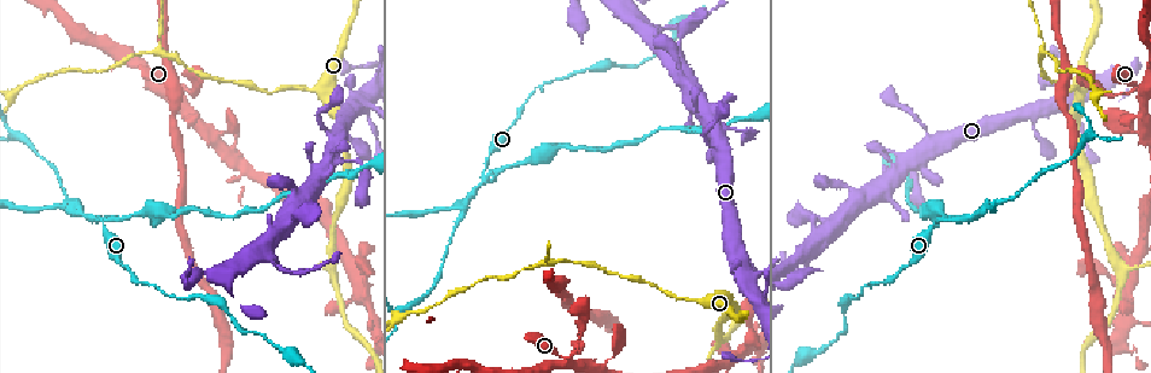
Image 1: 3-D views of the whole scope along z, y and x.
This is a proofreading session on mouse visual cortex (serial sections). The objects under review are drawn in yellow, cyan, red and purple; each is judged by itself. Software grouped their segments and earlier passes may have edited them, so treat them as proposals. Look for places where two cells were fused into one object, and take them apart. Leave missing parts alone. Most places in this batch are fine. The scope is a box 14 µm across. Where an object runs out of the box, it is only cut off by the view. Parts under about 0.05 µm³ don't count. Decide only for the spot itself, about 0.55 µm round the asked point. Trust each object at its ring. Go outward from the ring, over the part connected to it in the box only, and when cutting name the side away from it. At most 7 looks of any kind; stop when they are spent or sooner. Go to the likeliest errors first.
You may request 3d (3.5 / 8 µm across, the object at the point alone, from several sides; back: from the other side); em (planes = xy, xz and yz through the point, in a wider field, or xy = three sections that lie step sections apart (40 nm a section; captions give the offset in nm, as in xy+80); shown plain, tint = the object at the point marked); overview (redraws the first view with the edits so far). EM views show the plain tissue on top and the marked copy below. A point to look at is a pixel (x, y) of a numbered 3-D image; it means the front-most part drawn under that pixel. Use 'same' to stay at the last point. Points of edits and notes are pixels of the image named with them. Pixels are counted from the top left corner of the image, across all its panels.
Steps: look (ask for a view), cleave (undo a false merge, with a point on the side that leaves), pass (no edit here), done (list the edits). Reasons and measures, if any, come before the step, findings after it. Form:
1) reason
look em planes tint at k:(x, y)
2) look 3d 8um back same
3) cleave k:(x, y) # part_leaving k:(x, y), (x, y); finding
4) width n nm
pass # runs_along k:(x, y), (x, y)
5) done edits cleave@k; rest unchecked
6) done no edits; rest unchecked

thin arm on a thick one
look 3d 8um at 1:(185, 90)

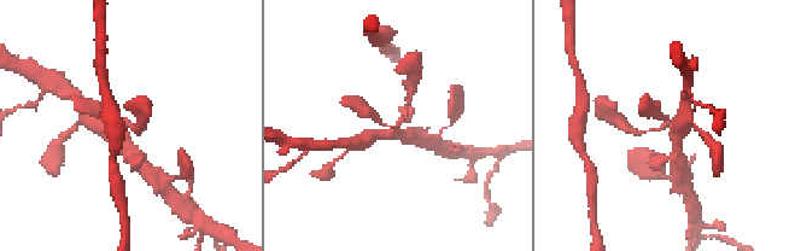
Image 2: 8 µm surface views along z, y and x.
look em xy step 3 tint at 2:(394, 129)

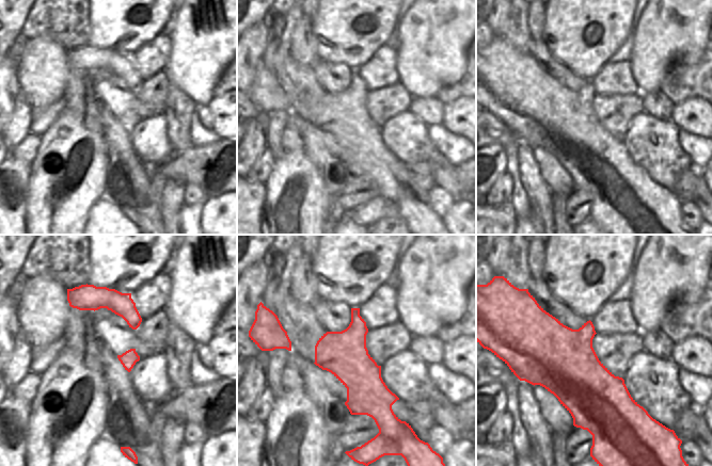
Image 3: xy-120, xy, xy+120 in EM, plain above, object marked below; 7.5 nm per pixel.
pass # runs_along 2:(101, 112), (133, 155); continuous, no second cell

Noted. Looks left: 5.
sudden change in width
look 3d 3.5um at 1:(488, 166)

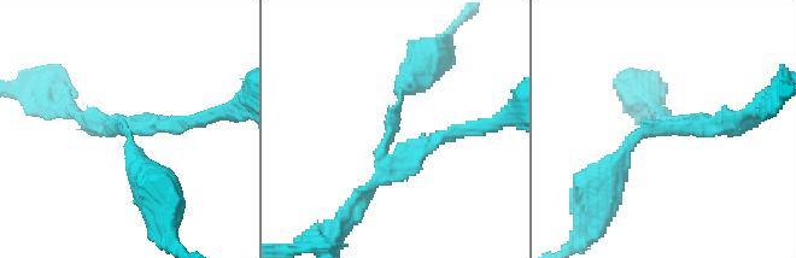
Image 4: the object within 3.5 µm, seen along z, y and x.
look em xy step 5 tint at 4:(663, 132)

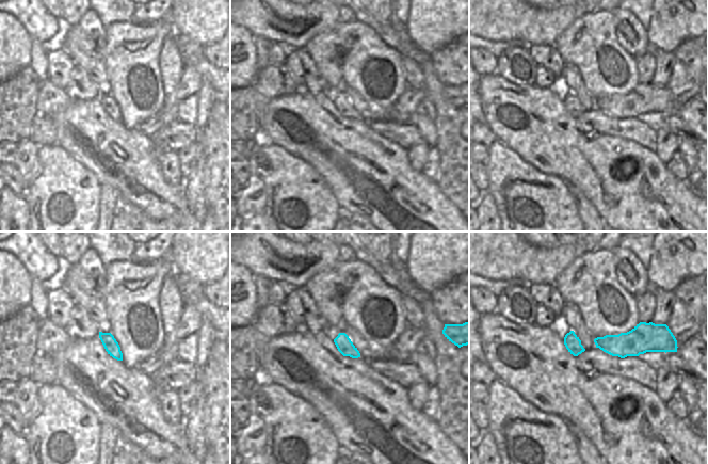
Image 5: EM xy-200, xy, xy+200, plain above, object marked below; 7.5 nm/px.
width 120 nm
cleave 4:(434, 141) # part_leaving 4:(397, 144), (423, 146), (508, 118); two cells meet here

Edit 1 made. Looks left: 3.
abrupt turn
look 3d 3.5um at 1:(1044, 49)

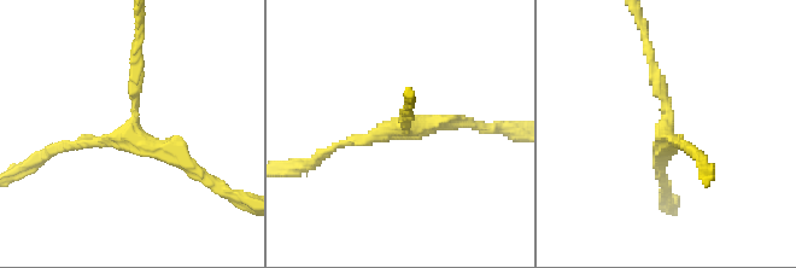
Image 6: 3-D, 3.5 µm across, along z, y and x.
arms 3; arm_widths 100, 150, 150 nm
look em xy step 3 tint at 6:(397, 129)

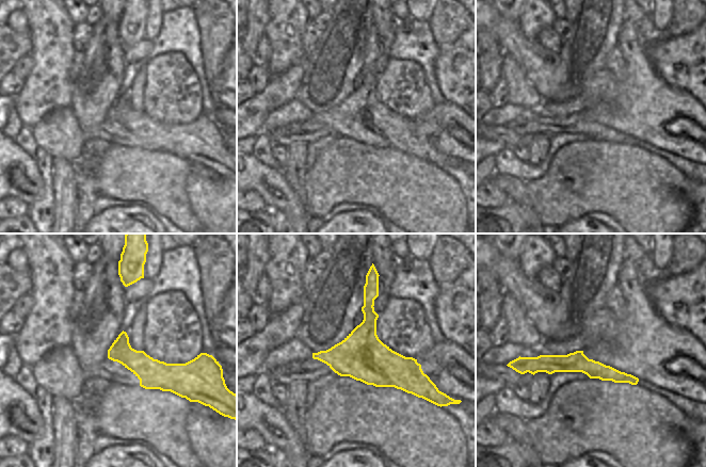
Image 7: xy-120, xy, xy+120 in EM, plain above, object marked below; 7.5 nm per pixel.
pass # runs_along 7:(527, 364), (582, 364), (635, 381); all the same cell

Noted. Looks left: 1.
done edits cleave@4; rest unchecked

